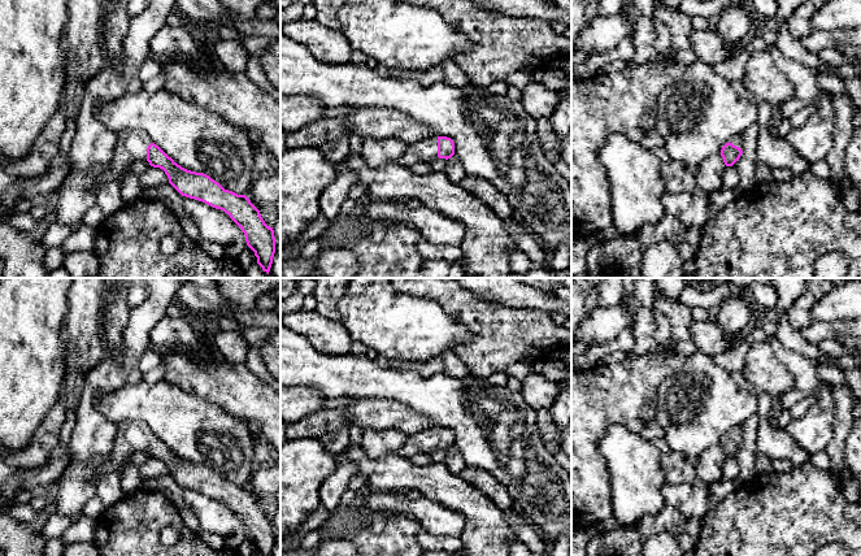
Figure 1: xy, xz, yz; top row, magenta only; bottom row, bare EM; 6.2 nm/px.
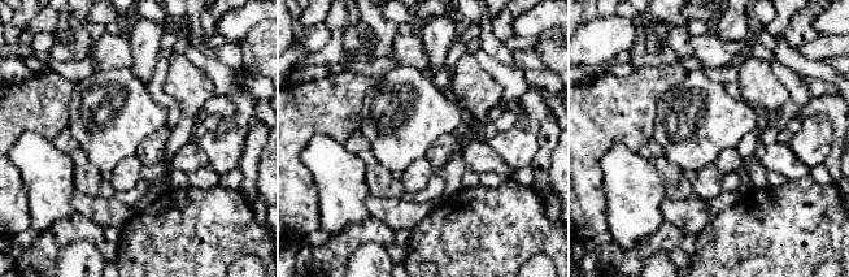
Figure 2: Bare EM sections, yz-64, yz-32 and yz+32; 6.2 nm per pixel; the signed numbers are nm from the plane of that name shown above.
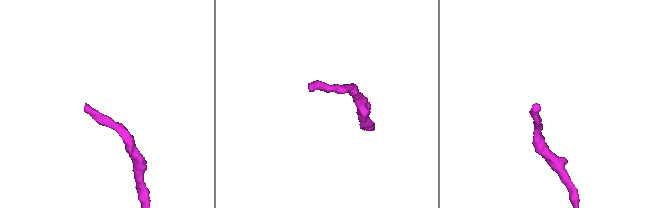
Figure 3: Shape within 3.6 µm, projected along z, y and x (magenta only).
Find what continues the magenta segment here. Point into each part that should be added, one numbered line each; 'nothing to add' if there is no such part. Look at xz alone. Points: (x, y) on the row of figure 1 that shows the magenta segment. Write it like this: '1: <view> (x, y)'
1: xz (425, 151)

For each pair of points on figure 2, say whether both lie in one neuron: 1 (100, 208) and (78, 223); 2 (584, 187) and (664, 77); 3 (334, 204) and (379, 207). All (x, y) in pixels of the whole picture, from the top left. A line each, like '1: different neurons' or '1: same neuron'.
1: different neurons
2: same neuron
3: different neurons

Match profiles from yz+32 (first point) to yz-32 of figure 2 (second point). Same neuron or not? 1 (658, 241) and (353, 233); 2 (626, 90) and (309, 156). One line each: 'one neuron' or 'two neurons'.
1: one neuron
2: two neurons

